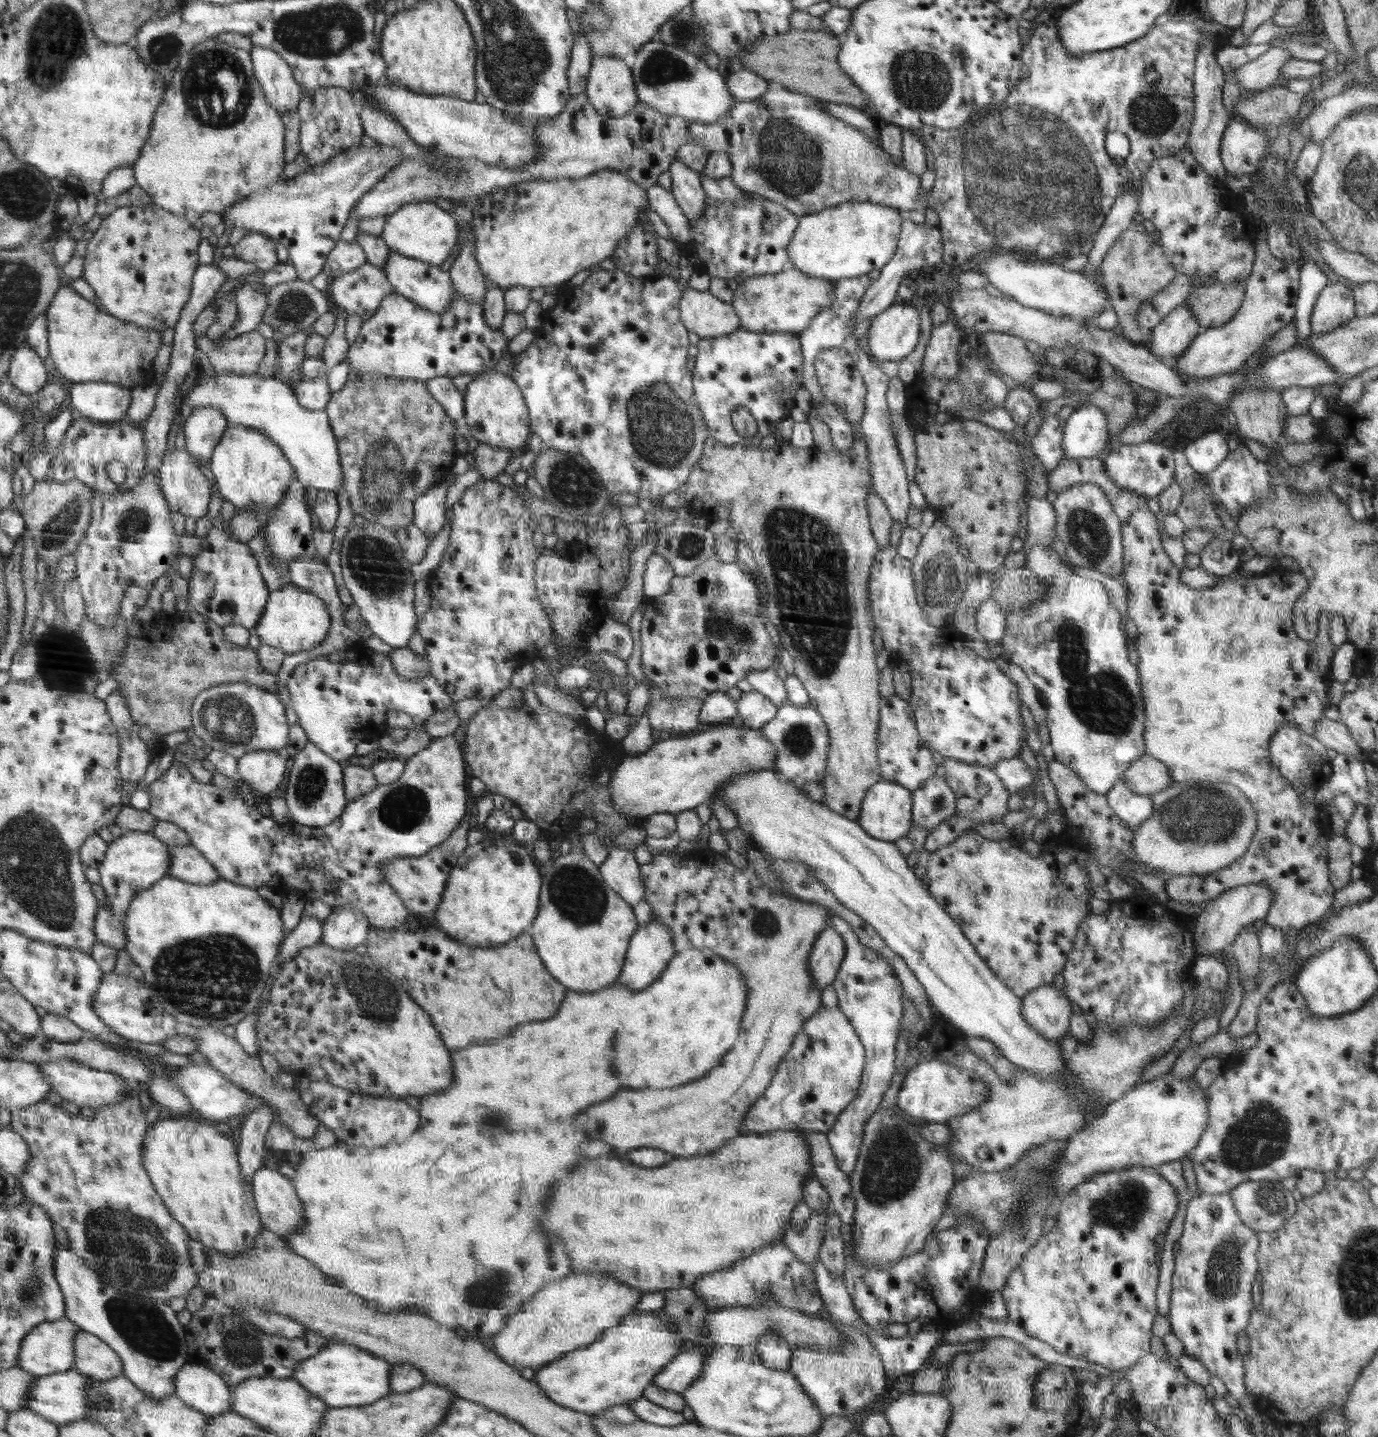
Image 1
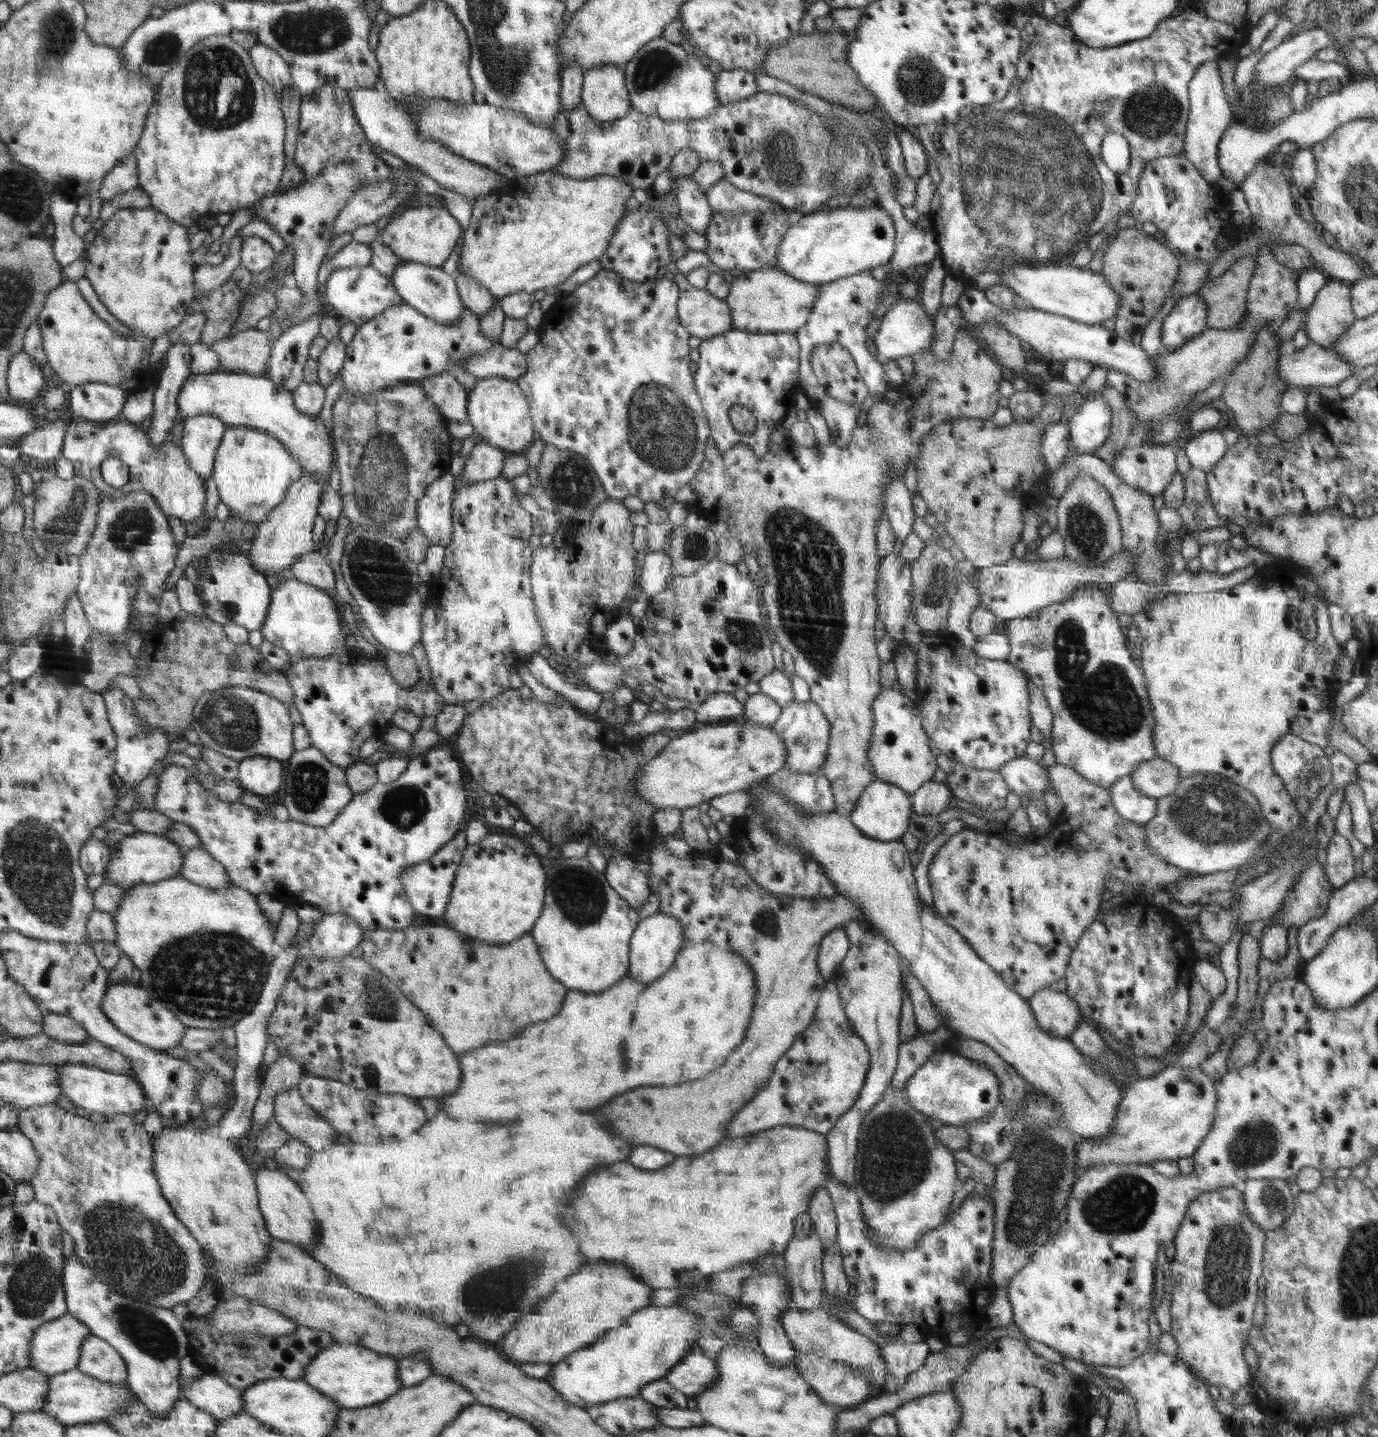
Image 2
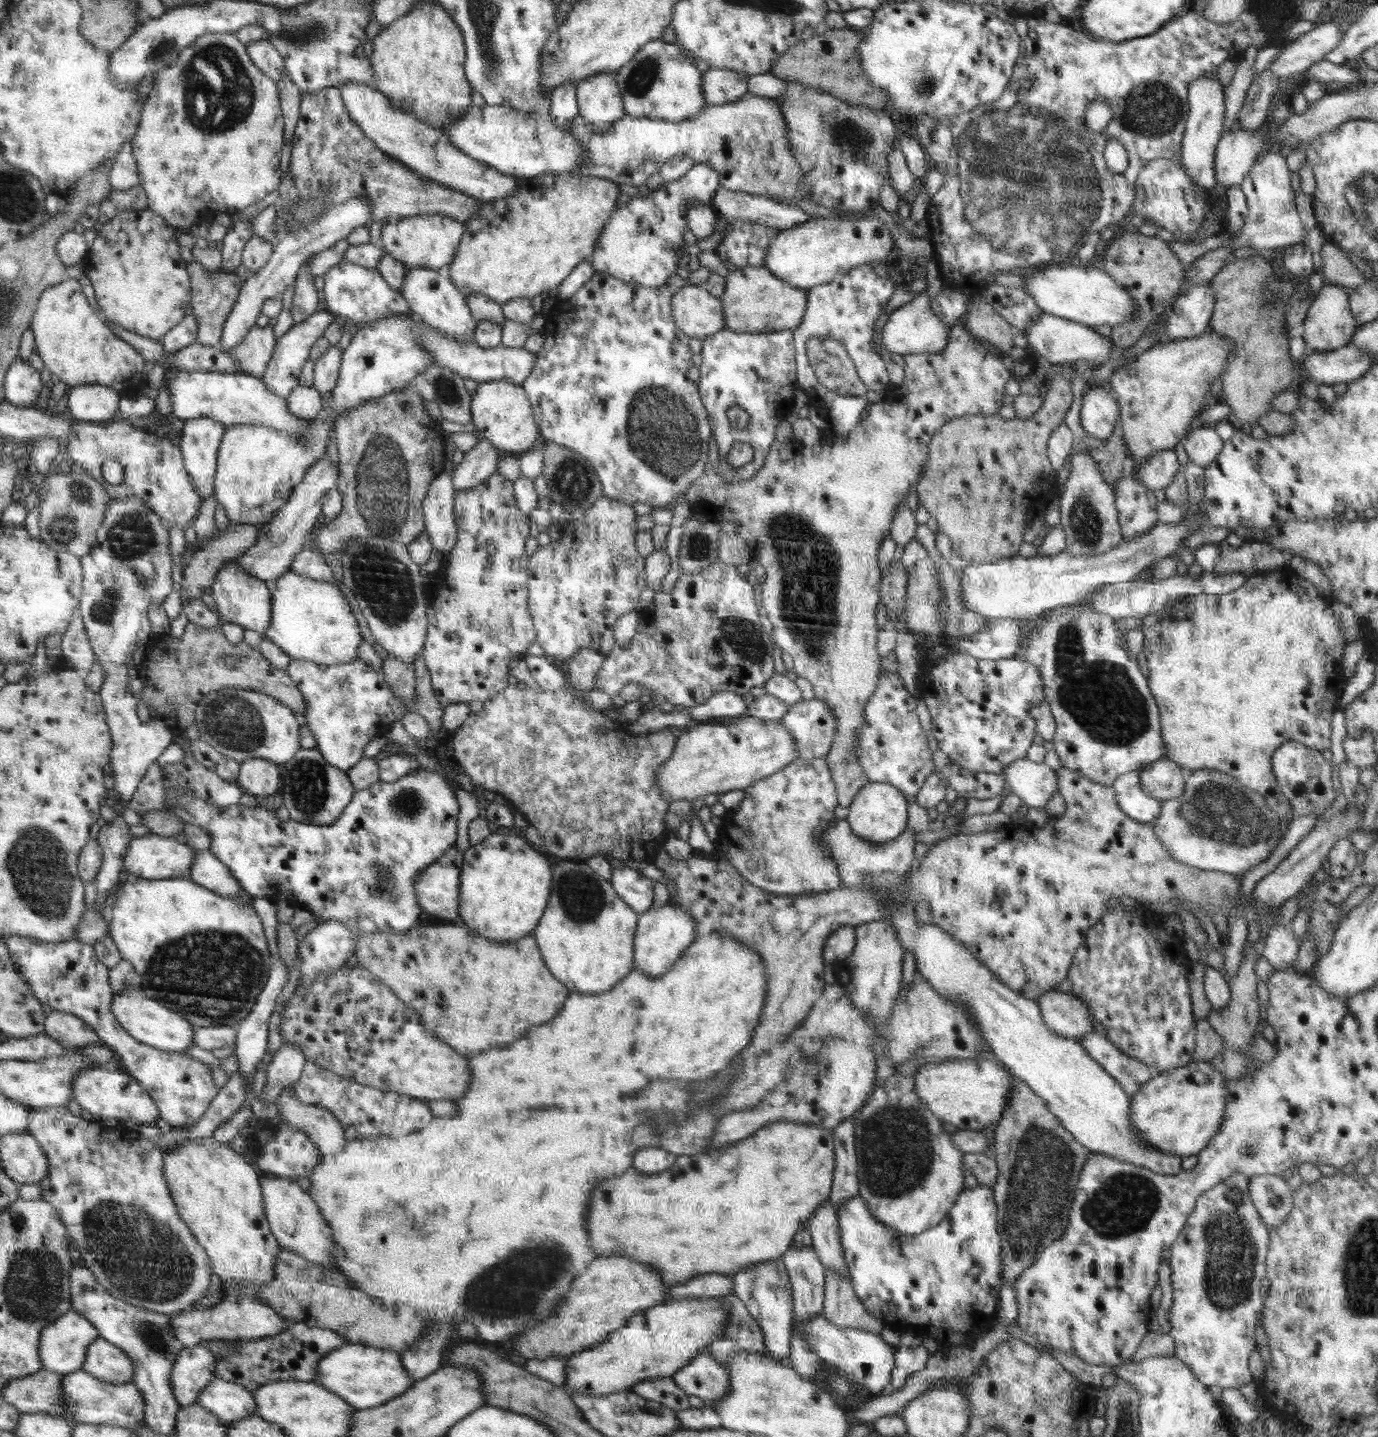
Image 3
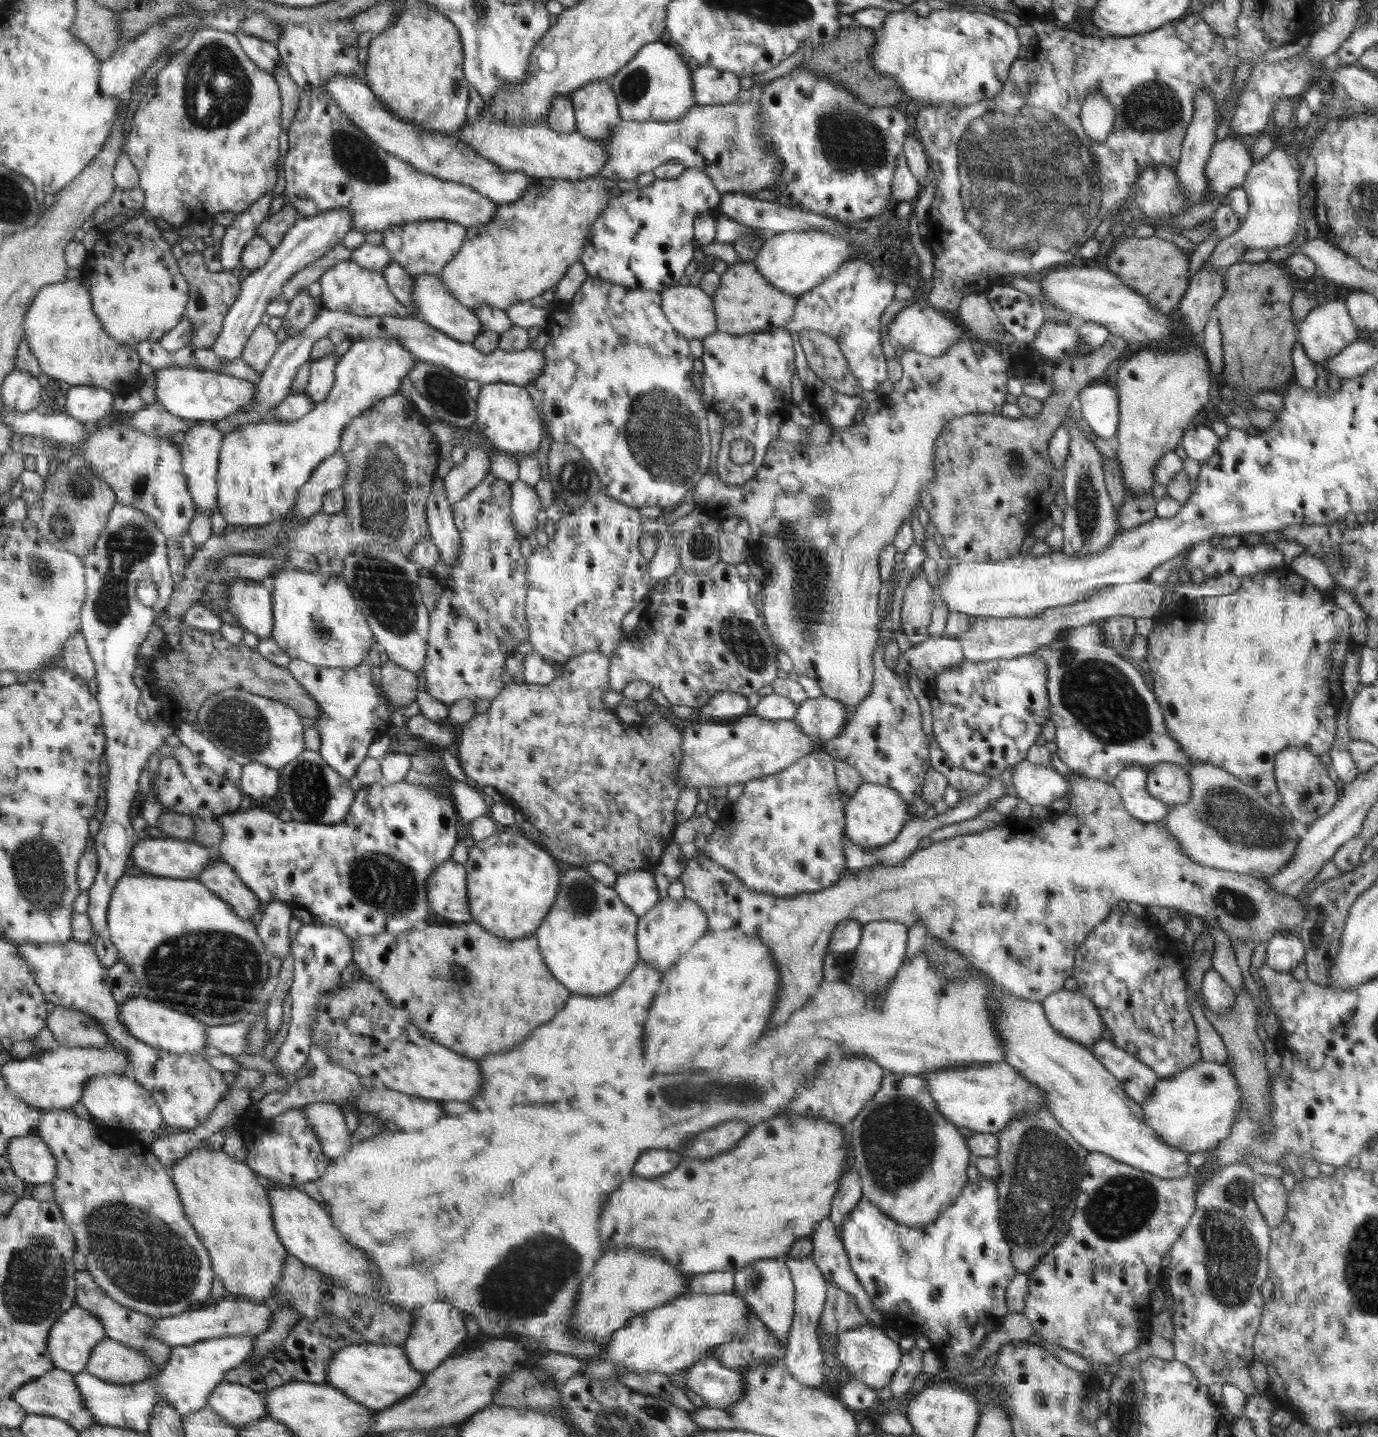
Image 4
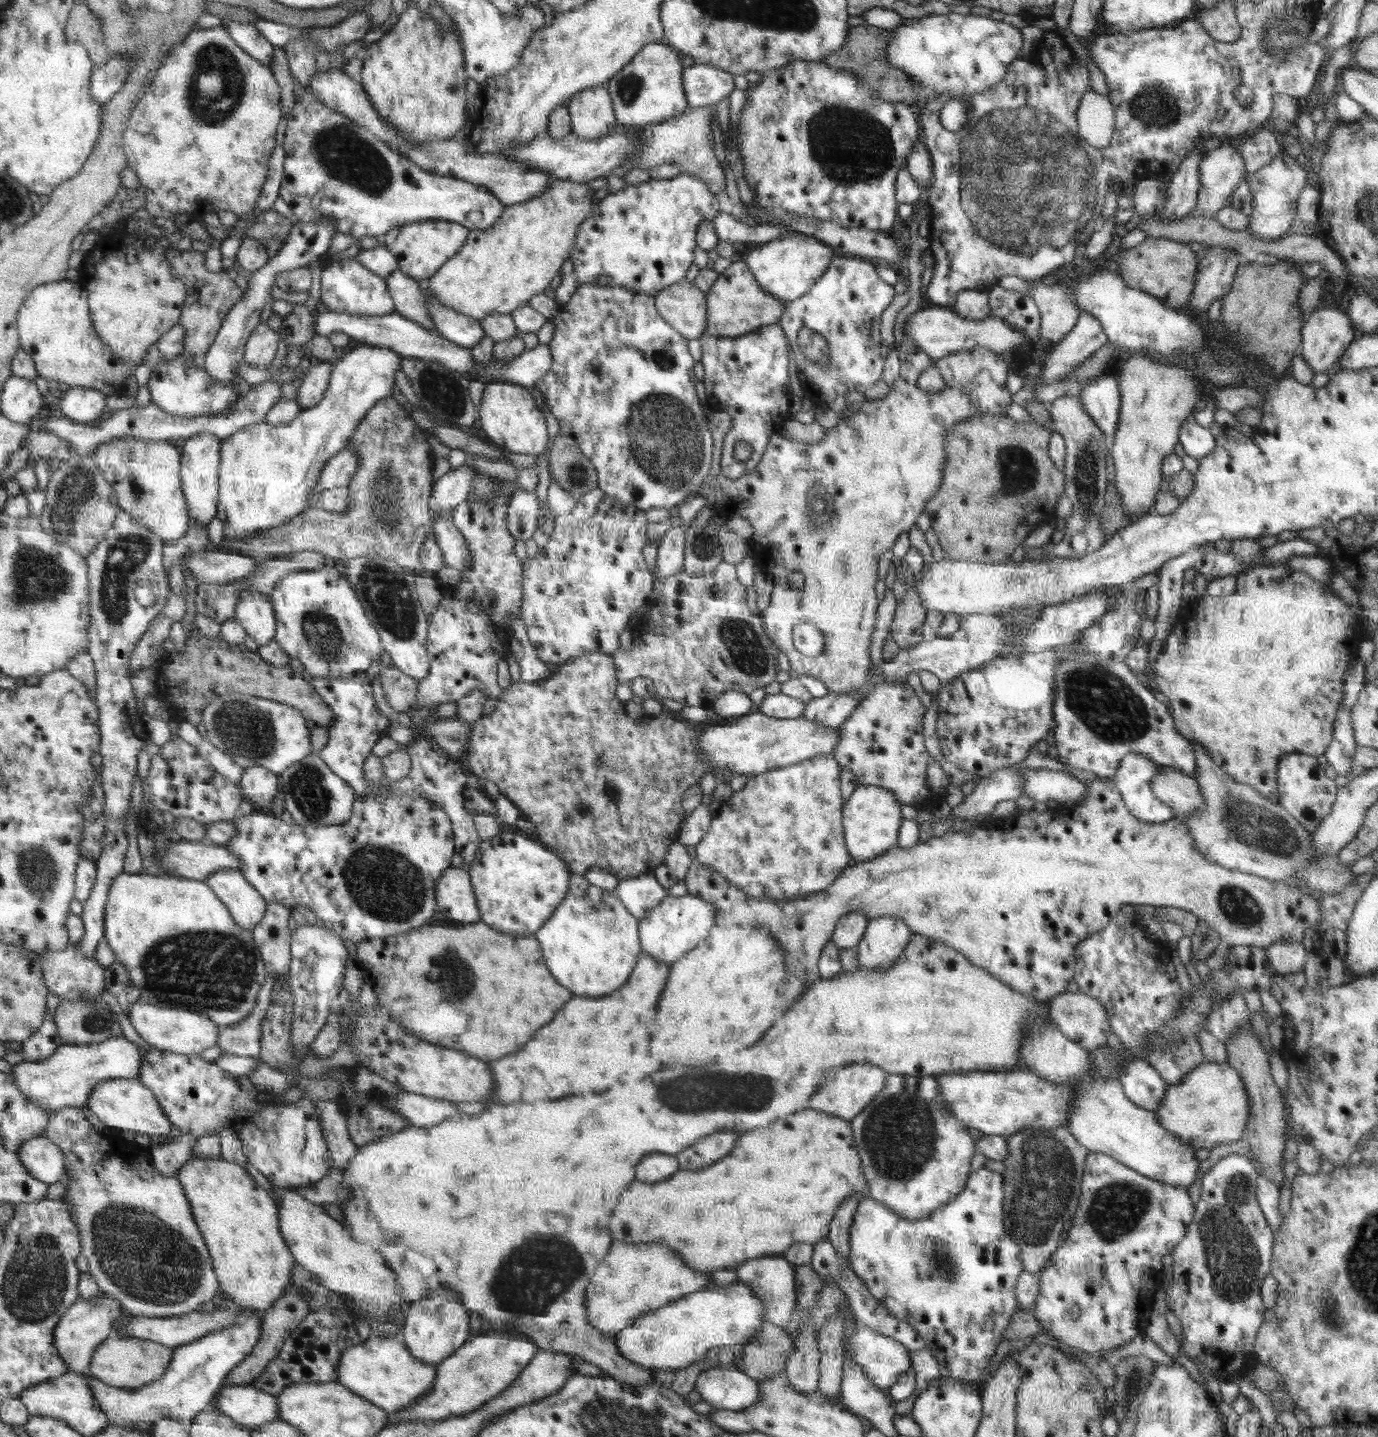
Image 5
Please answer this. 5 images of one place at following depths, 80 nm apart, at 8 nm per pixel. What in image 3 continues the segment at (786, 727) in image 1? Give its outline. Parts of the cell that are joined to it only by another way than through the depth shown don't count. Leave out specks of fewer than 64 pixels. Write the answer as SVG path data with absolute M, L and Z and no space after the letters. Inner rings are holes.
M814 698L794 703L779 721L796 737L801 748L798 759L812 761L828 757L838 720L826 701Z

